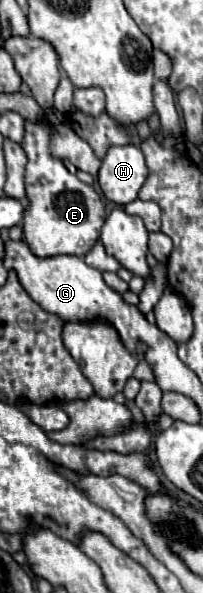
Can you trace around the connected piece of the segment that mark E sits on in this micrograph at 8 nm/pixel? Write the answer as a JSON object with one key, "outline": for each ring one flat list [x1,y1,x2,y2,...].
{"outline":[[27,123,25,137,21,143,27,155,25,167,25,189,27,189,27,211,23,217,23,235,29,249,45,259,55,255,85,255,99,239,105,223,105,203,99,193,79,181,67,171,67,167,53,159,49,153,49,123]]}

